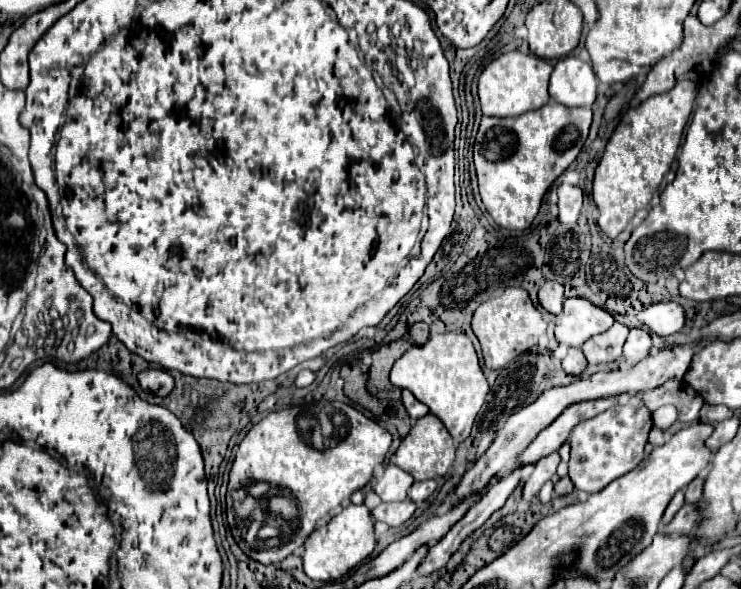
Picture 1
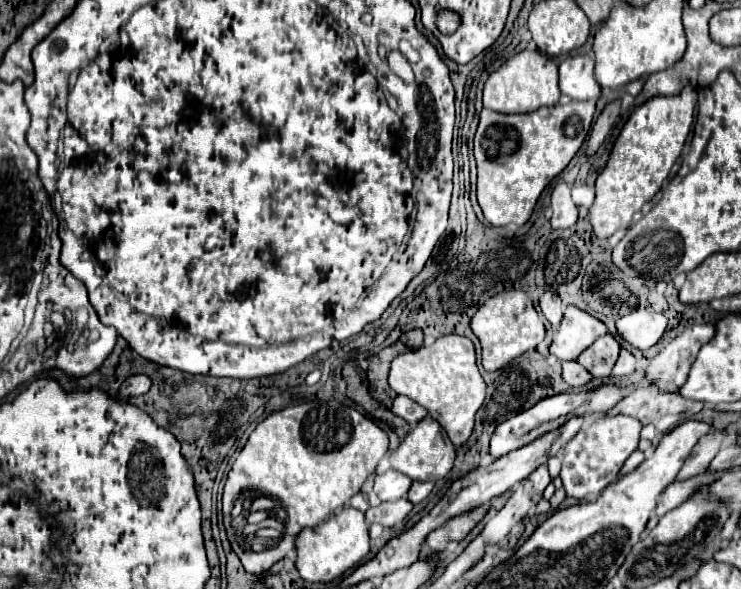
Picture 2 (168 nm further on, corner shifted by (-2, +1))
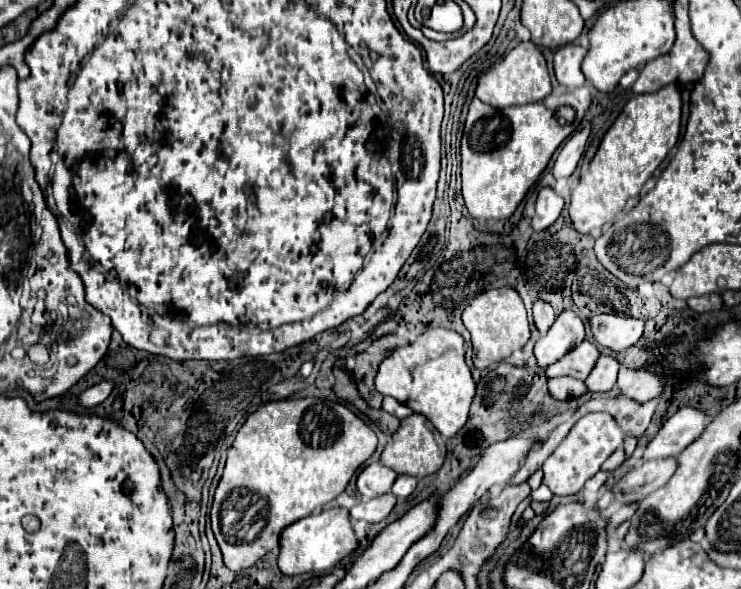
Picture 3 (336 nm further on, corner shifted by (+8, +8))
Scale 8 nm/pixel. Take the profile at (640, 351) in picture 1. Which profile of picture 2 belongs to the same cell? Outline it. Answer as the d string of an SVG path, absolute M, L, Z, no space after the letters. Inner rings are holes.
M623 349L623 351L619 353L617 363L613 365L611 375L613 375L613 377L627 377L627 375L633 373L633 369L635 369L635 357L633 357L627 349Z

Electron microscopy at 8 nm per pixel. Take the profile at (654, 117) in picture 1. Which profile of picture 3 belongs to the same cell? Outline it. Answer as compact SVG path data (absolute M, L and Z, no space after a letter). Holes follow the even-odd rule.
M675 84L653 94L639 94L625 104L571 194L569 214L577 232L589 234L593 228L601 228L625 208L625 202L631 196L641 192L643 184L653 176L679 138L681 107L681 92Z

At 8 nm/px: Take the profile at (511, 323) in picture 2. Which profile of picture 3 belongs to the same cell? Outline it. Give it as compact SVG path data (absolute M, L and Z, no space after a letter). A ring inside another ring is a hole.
M495 288L480 292L463 310L463 324L471 332L473 364L479 370L509 358L515 350L521 350L531 336L523 300L513 288Z

